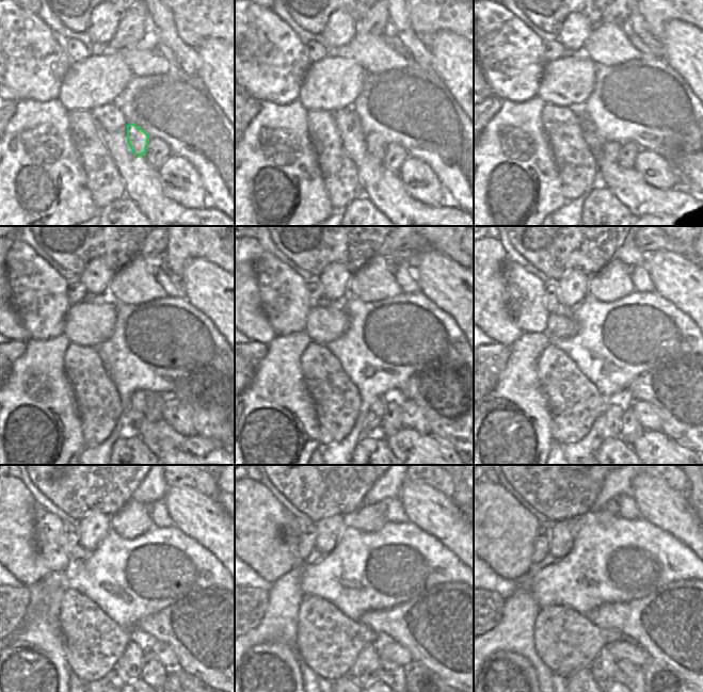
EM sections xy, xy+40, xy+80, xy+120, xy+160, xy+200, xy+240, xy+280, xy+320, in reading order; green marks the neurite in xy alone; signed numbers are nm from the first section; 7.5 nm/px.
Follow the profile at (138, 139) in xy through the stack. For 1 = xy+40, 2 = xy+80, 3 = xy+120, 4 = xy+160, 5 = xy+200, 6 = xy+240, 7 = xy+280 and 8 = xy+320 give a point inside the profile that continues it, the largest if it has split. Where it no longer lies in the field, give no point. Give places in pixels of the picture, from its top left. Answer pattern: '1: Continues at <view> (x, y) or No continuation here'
1: Continues at xy+40 (374, 145)
2: Continues at xy+80 (611, 149)
3: Continues at xy+120 (138, 398)
4: Continues at xy+160 (372, 422)
5: Continues at xy+200 (609, 420)
6: Continues at xy+240 (128, 668)
7: Continues at xy+280 (364, 671)
8: Continues at xy+320 (603, 669).

